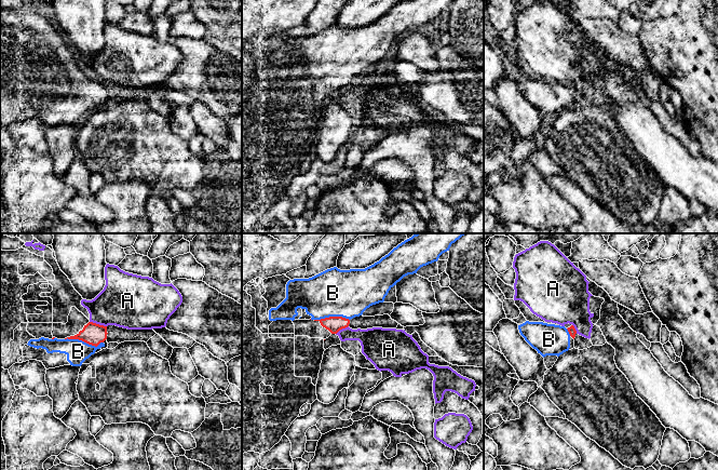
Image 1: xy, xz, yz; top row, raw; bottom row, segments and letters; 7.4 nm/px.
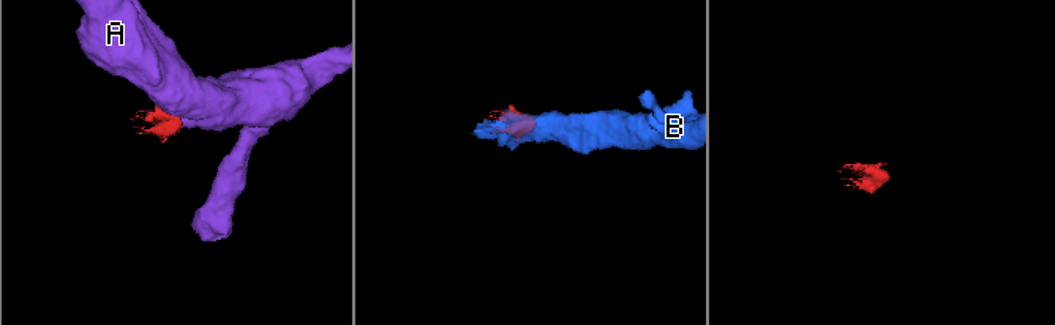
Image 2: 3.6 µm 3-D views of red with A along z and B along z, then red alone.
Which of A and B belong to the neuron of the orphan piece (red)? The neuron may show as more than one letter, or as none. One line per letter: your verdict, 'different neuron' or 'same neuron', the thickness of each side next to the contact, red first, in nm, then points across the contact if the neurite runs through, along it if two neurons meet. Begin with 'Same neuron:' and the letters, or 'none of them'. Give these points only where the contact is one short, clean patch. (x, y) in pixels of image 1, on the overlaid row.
Same neuron: B
A: different neuron | 160/360 nm | along xy (90, 321), (106, 326)
B: same neuron | 160/170 nm

